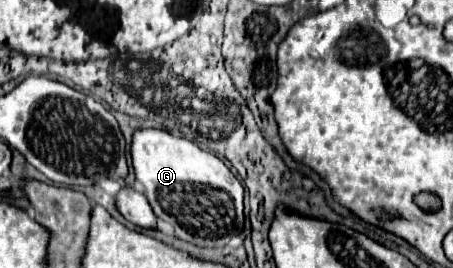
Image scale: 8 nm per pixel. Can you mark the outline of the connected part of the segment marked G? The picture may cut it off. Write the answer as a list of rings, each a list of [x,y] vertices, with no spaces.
[[[143,128],[133,134],[131,158],[153,212],[175,228],[177,238],[205,248],[207,238],[219,240],[243,232],[243,186],[211,152],[165,130]]]

